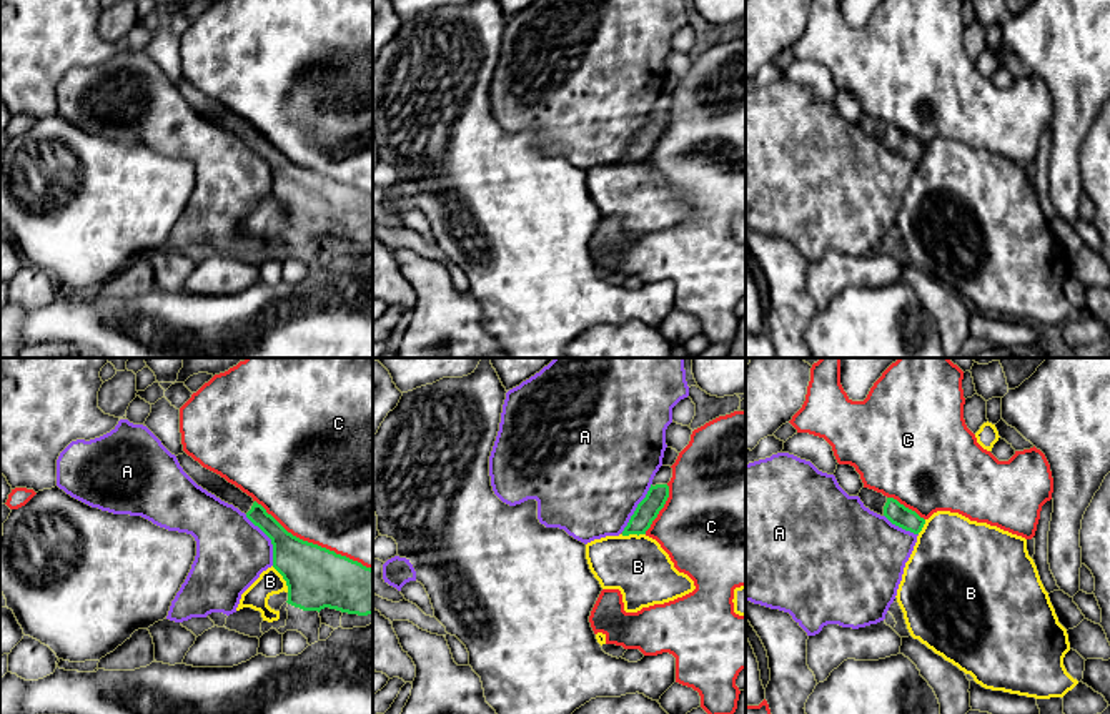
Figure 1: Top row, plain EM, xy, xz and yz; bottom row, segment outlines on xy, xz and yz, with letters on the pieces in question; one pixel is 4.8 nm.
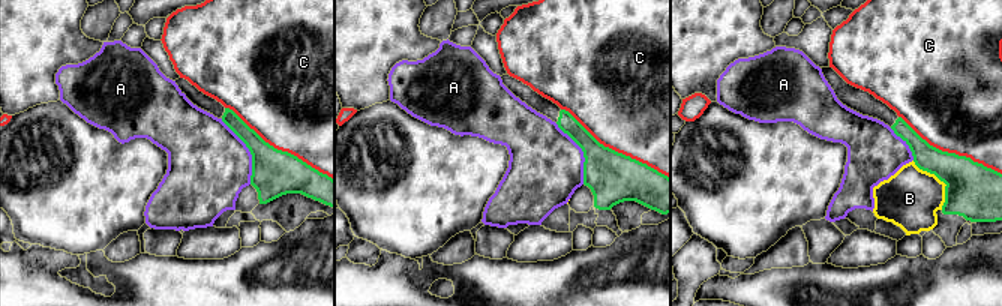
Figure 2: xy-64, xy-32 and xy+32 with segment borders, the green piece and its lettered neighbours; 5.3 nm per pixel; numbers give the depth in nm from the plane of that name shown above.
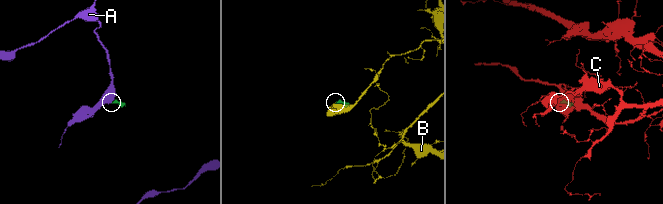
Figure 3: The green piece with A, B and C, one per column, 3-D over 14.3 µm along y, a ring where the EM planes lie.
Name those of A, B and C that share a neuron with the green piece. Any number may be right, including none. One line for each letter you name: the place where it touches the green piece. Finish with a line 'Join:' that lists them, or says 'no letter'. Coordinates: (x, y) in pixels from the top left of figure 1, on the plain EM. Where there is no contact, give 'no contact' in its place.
Join: no letter

